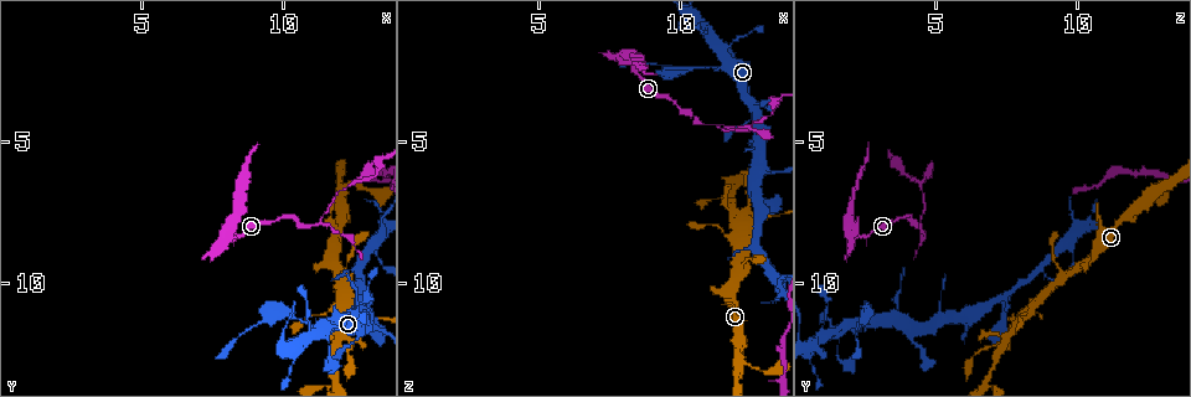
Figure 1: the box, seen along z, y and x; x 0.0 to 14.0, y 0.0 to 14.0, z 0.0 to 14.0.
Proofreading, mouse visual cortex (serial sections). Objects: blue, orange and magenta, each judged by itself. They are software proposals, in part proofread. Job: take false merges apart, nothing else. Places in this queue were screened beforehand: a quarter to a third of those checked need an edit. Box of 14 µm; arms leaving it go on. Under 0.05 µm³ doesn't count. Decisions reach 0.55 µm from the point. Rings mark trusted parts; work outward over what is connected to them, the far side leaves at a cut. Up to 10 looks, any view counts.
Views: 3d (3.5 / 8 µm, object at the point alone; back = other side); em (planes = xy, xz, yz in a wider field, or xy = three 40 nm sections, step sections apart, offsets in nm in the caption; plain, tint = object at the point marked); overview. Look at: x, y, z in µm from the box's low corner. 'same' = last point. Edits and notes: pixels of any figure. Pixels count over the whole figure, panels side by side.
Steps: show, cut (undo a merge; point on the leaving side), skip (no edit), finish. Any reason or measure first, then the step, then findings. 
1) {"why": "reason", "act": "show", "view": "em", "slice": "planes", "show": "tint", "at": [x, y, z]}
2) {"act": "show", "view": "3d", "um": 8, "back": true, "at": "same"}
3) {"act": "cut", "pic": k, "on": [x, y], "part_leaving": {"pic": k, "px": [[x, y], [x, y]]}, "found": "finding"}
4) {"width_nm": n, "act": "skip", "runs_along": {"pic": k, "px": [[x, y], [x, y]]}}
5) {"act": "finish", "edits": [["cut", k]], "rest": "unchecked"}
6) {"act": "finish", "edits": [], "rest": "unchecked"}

{"why": "small branch off a trunk", "act": "show", "view": "3d", "um": 3.5, "at": [12.1, 6.6, 12.8]}

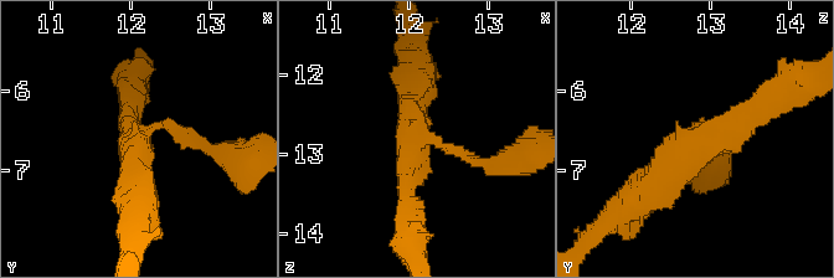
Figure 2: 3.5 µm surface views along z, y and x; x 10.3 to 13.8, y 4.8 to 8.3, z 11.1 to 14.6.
{"arms": 3, "arm_widths_nm": [150, 300, 400], "act": "show", "view": "em", "slice": "xy", "step": 5, "show": "tint", "at": [12.10, 6.65, 12.85]}

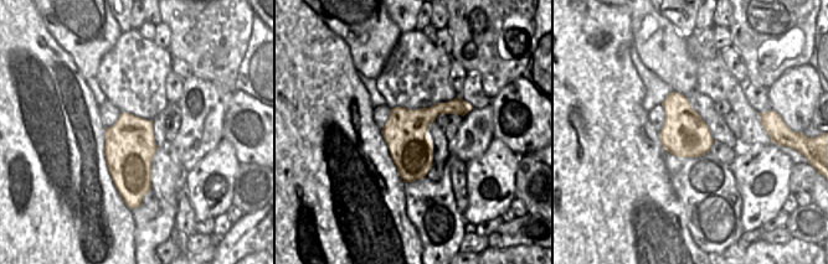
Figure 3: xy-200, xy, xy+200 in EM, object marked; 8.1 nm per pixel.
{"act": "skip", "runs_along": {"pic": 2, "px": [[418, 80], [415, 140], [479, 163]]}, "found": "continuous, no second cell"}

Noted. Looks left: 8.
{"why": "thin arm on a thick one", "act": "show", "view": "3d", "um": 3.5, "at": [12.0, 9.7, 9.4]}

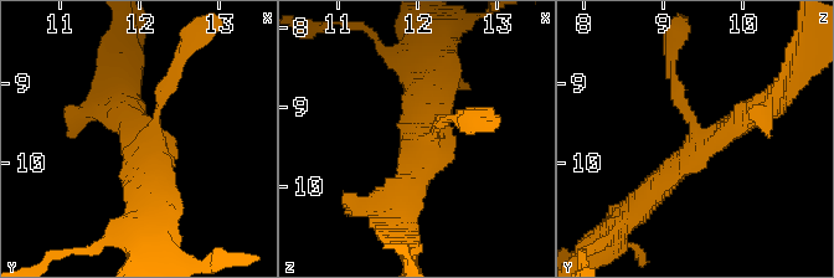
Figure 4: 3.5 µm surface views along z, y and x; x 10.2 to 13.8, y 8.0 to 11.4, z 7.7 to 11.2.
{"arms": 3, "arm_widths_nm": [150, 300, 400], "act": "show", "view": "em", "slice": "xy", "step": 2, "show": "tint", "at": [12.10, 9.75, 9.45]}

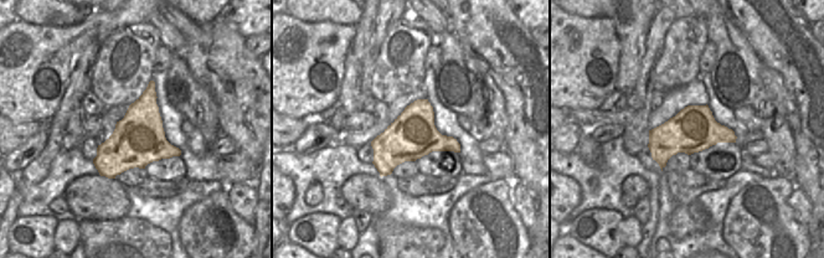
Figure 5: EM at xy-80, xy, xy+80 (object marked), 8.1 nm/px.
{"act": "show", "view": "em", "slice": "planes", "show": "tint", "at": "same"}

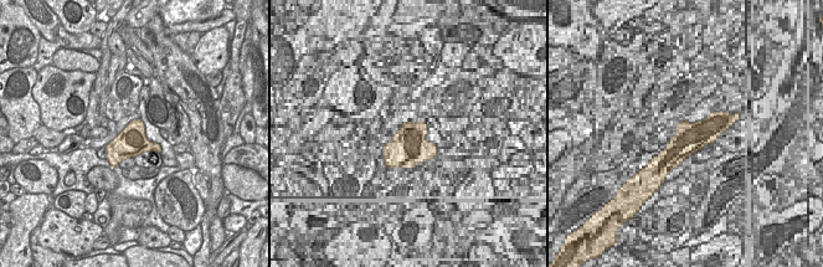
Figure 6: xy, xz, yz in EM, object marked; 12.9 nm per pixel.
{"act": "skip", "runs_along": {"pic": 4, "px": [[763, 106], [699, 144], [639, 209]]}, "found": "one cell here"}

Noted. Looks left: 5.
{"why": "side arm on a straight run", "act": "show", "view": "em", "slice": "xy", "step": 1, "show": "tint", "at": [12.1, 11.0, 8.2]}

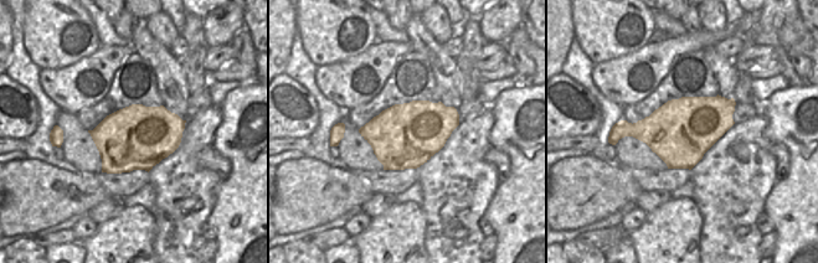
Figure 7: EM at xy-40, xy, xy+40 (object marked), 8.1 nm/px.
{"act": "show", "view": "3d", "um": 3.5, "at": "same"}

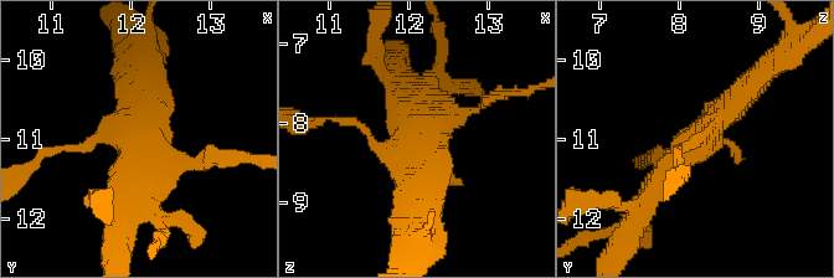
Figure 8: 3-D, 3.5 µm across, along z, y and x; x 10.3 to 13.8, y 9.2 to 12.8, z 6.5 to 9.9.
{"width_nm": 500, "act": "skip", "runs_along": {"pic": 8, "px": [[756, 78], [677, 159], [645, 205]]}, "found": "one cell here"}

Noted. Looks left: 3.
{"why": "thin arm on a thick one", "act": "show", "view": "3d", "um": 3.5, "at": [8.1, 8.3, 2.2]}

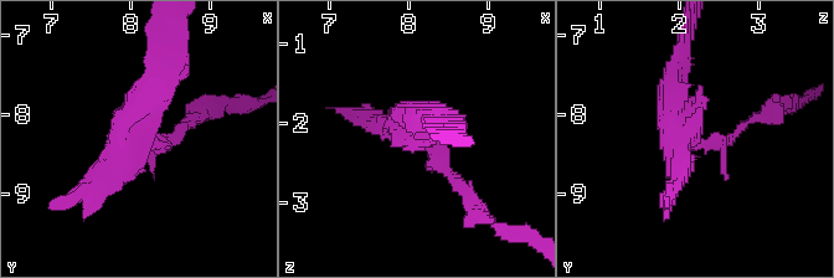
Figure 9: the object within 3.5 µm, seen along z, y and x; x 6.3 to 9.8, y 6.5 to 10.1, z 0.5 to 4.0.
{"act": "cut", "pic": 9, "on": [117, 127], "part_leaving": {"pic": 9, "px": [[145, 137], [171, 34]]}, "found": "two cells meet here"}

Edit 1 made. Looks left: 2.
{"act": "finish", "edits": [["cut", 9]], "rest": "unchecked"}

